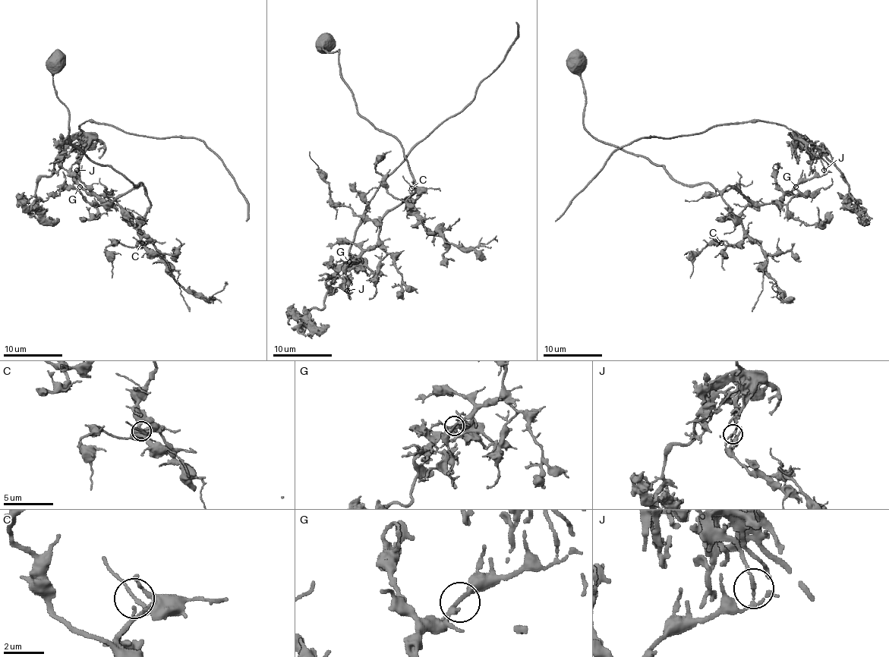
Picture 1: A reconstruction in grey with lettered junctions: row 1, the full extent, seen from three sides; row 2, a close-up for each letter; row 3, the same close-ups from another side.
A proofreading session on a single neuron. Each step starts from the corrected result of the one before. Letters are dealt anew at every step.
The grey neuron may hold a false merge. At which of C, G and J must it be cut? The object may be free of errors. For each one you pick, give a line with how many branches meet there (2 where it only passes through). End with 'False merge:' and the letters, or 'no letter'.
J: branches 3
False merge: J

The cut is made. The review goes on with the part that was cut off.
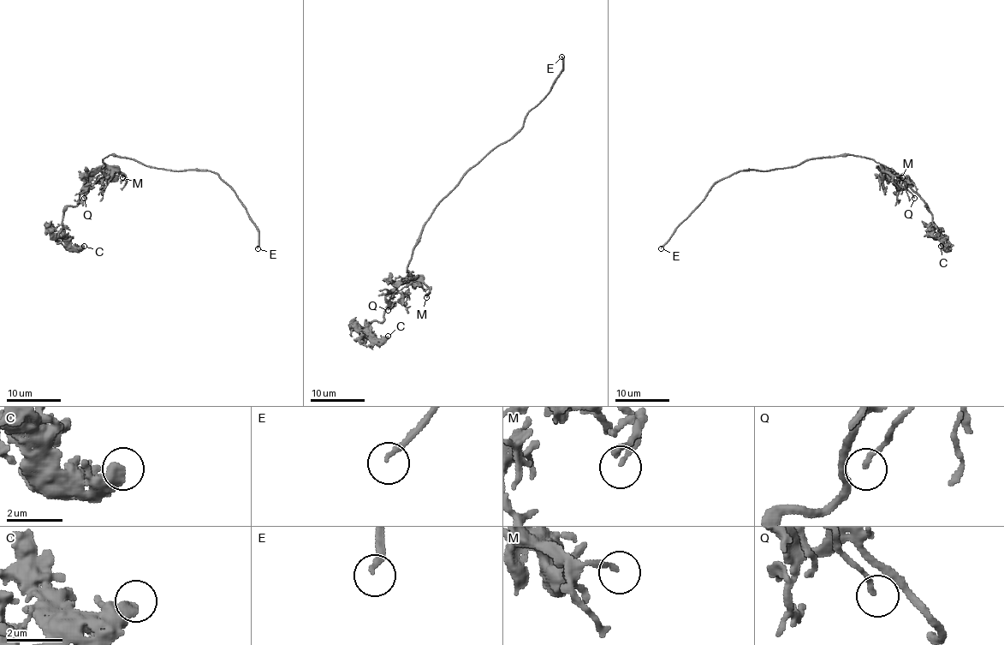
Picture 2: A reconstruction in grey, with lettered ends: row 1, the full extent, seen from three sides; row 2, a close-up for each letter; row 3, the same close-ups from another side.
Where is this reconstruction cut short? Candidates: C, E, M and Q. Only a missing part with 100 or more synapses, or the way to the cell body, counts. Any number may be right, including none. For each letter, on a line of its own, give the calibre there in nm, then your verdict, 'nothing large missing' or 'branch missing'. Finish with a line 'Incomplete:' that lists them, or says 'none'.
C: 460 nm thick; nothing large missing
E: 170 nm thick; branch missing
M: 180 nm thick; nothing large missing
Q: 130 nm thick; nothing large missing
Incomplete: E

